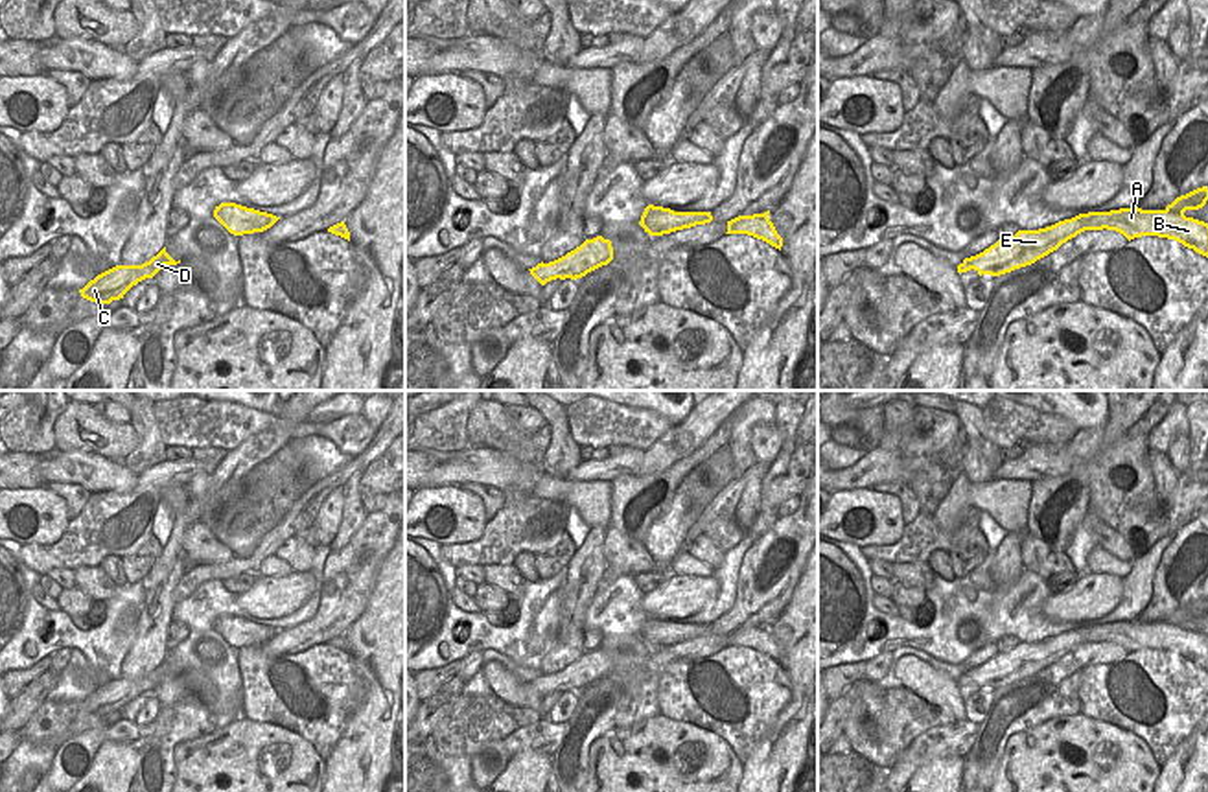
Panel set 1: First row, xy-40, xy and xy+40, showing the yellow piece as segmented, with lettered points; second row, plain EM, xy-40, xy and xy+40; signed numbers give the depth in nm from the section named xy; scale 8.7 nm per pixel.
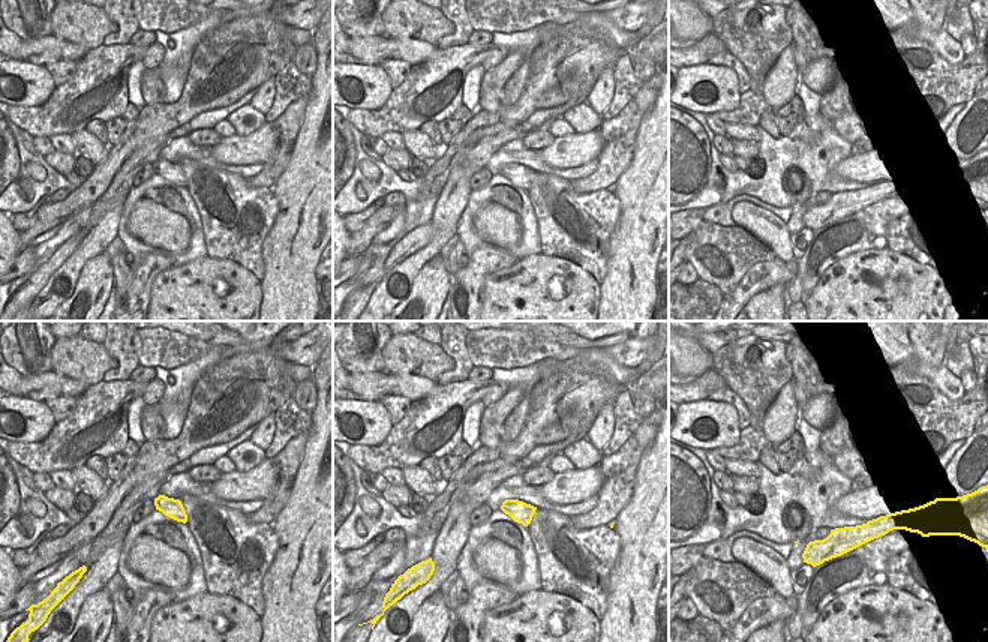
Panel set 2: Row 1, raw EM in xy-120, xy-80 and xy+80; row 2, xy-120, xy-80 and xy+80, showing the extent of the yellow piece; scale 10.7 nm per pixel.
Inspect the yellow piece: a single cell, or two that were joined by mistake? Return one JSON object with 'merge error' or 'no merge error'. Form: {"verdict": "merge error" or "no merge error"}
{"verdict": "merge error"}

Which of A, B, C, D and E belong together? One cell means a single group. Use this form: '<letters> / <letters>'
A B / C D E

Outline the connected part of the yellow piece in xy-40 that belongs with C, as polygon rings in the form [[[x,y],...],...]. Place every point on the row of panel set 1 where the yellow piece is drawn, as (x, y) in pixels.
[[[166,247],[142,265],[116,265],[94,280],[90,280],[83,289],[81,297],[90,302],[110,304],[112,300],[123,298],[123,295],[145,278],[153,278],[164,265],[177,265]]]

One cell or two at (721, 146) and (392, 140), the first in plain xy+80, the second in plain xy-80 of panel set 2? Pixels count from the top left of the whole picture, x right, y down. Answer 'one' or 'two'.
two

